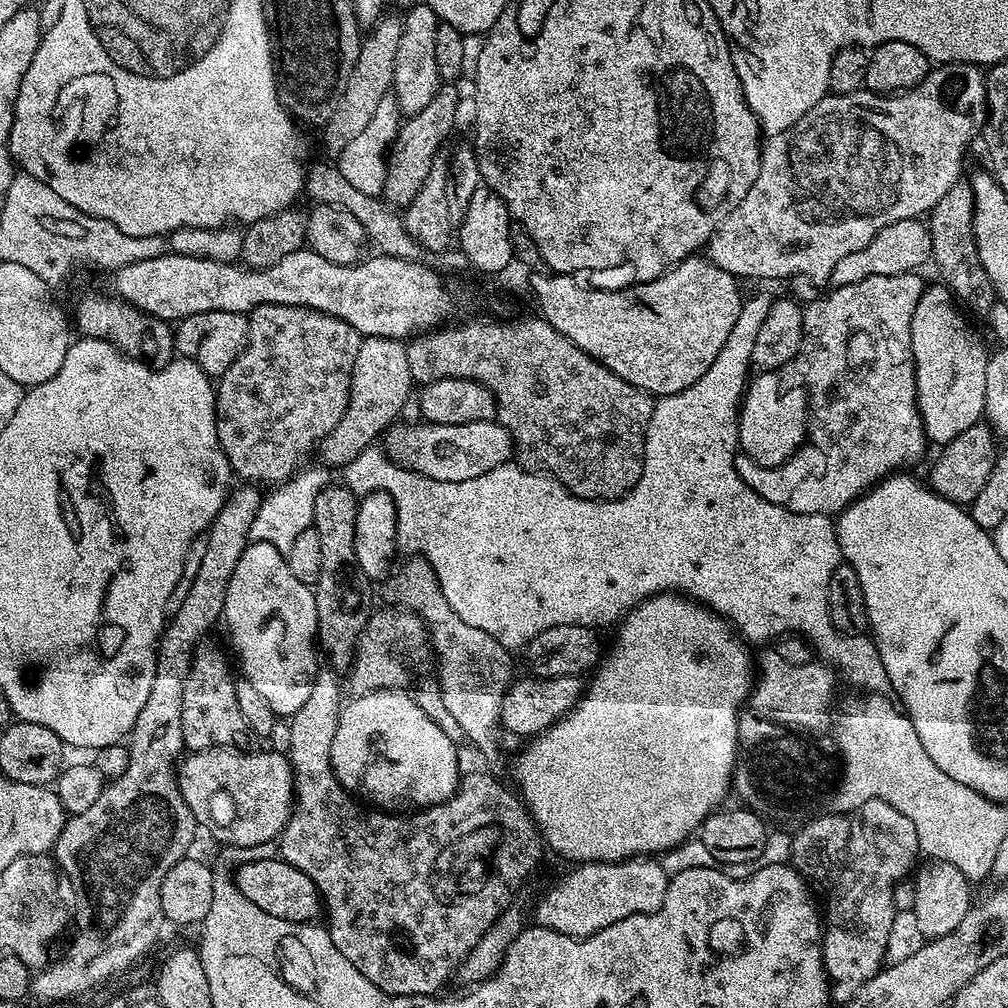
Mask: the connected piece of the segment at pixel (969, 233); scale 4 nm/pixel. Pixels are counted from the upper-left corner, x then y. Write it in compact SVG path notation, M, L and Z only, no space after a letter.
M961 182L946 190L942 202L932 207L926 223L932 232L932 260L940 271L939 279L952 289L952 295L965 309L987 314L997 303L996 291L978 256L974 238L974 194L971 183Z

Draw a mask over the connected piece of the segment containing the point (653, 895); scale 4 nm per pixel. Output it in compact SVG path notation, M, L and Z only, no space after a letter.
M633 858L630 860L615 860L614 862L598 862L593 860L591 864L582 864L573 867L573 872L568 872L561 878L557 884L552 884L544 892L544 897L536 904L536 920L535 923L542 928L549 928L554 930L558 934L566 934L567 936L575 936L577 938L582 936L593 936L598 934L598 930L606 930L606 926L614 926L614 922L622 922L622 918L630 918L631 916L637 916L637 914L650 914L651 912L657 912L662 906L662 902L666 898L666 890L668 889L668 882L670 877L664 872L664 865L659 859L656 858Z

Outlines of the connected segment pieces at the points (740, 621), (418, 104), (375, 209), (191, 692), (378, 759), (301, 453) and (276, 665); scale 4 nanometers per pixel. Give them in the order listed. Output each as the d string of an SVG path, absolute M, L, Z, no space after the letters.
M764 292L750 297L749 300L747 297L740 305L738 322L734 322L734 330L730 330L730 338L726 338L726 346L722 346L722 350L718 350L718 358L714 358L714 362L710 362L710 370L706 370L706 374L702 374L702 378L698 378L698 382L694 382L694 386L686 386L686 390L682 390L678 394L659 397L653 403L652 417L648 423L648 433L644 443L644 469L634 487L626 495L618 497L617 500L578 498L569 488L562 486L551 476L539 472L529 472L527 468L521 468L512 462L498 466L478 478L470 478L466 482L438 482L411 472L409 468L404 468L391 460L387 451L376 446L362 450L362 454L358 454L358 458L354 458L344 465L342 469L343 483L347 484L348 489L360 498L380 489L384 489L392 496L397 510L399 551L408 552L404 554L419 554L427 560L442 586L442 592L446 594L446 602L450 602L450 610L454 610L454 614L458 614L458 618L462 618L462 622L468 623L469 626L478 626L478 630L486 630L486 634L493 636L503 648L527 649L528 643L538 634L542 634L542 630L550 630L550 626L577 624L592 628L597 626L596 624L613 623L612 625L615 625L624 613L636 607L640 601L647 600L650 596L657 596L659 592L674 592L683 594L703 604L705 608L712 609L716 615L724 617L745 641L751 642L753 645L755 645L754 643L763 645L765 642L775 641L772 640L775 636L784 636L787 632L796 631L798 635L805 636L816 647L815 655L823 663L834 666L835 671L843 679L845 676L854 687L860 688L856 690L863 690L873 696L891 697L893 690L890 674L886 674L886 666L882 666L882 658L878 654L875 639L864 640L863 635L846 636L834 626L834 622L830 622L828 617L826 594L830 586L830 574L834 574L834 570L842 563L833 517L822 514L802 514L792 511L783 504L768 502L756 494L735 470L735 458L740 447L741 399L750 380L754 341L756 341L758 329L762 327L762 321L766 319L766 313L770 311L772 301L773 297L767 296Z
M417 2L402 16L402 38L398 41L398 54L394 54L394 78L391 95L395 96L405 117L418 114L442 87L438 74L438 61L434 58L434 46L438 43L438 26L442 23L426 2Z
M308 164L304 174L304 192L316 204L329 204L335 208L344 208L358 222L377 253L381 256L393 256L403 260L415 260L418 256L418 245L406 230L399 211L393 210L379 195L366 192L358 186L350 186L348 179L340 173L339 167L332 164Z
M201 643L197 647L196 655L192 657L192 669L186 678L186 690L182 690L184 747L189 753L206 751L208 748L247 749L250 733L242 718L242 710L238 710L237 677L232 676L227 658L208 643Z
M380 688L377 692L363 692L351 697L353 700L343 705L340 709L340 717L338 718L338 731L334 733L334 746L330 746L330 758L332 759L332 769L338 778L340 785L344 787L344 791L349 794L356 794L361 788L366 795L372 800L413 800L416 806L431 806L440 804L444 800L457 795L462 772L456 769L456 750L457 745L450 738L446 738L446 734L442 732L422 712L422 708L418 706L415 695L411 691L401 690L398 688Z
M259 304L253 312L247 313L248 318L248 341L242 350L242 354L226 370L223 376L219 377L215 385L216 394L216 429L218 430L218 442L224 451L224 459L228 462L228 467L233 473L241 476L241 481L251 482L256 486L279 486L284 481L288 481L295 474L301 471L309 463L308 455L315 453L320 447L320 443L328 437L330 430L338 426L342 420L342 414L346 414L348 405L348 395L350 394L350 382L352 381L352 371L354 370L354 358L358 358L358 346L361 342L360 333L354 330L346 322L342 322L336 316L331 316L325 312L319 312L313 308L303 308L302 306L292 306L290 304Z
M258 541L249 543L244 549L242 558L238 558L238 566L234 566L234 574L230 574L230 582L226 586L226 602L224 603L224 614L222 624L228 627L228 636L232 639L232 644L236 647L236 656L240 659L240 668L243 679L249 680L254 685L254 690L258 690L258 694L262 694L262 699L270 705L270 710L274 710L274 714L278 718L290 718L298 710L302 710L302 705L306 703L306 698L310 698L310 686L312 680L316 676L318 661L316 661L316 652L318 656L318 637L316 634L316 593L311 587L302 582L298 582L298 578L294 578L294 574L290 574L290 566L288 565L285 553L280 552L266 541Z

